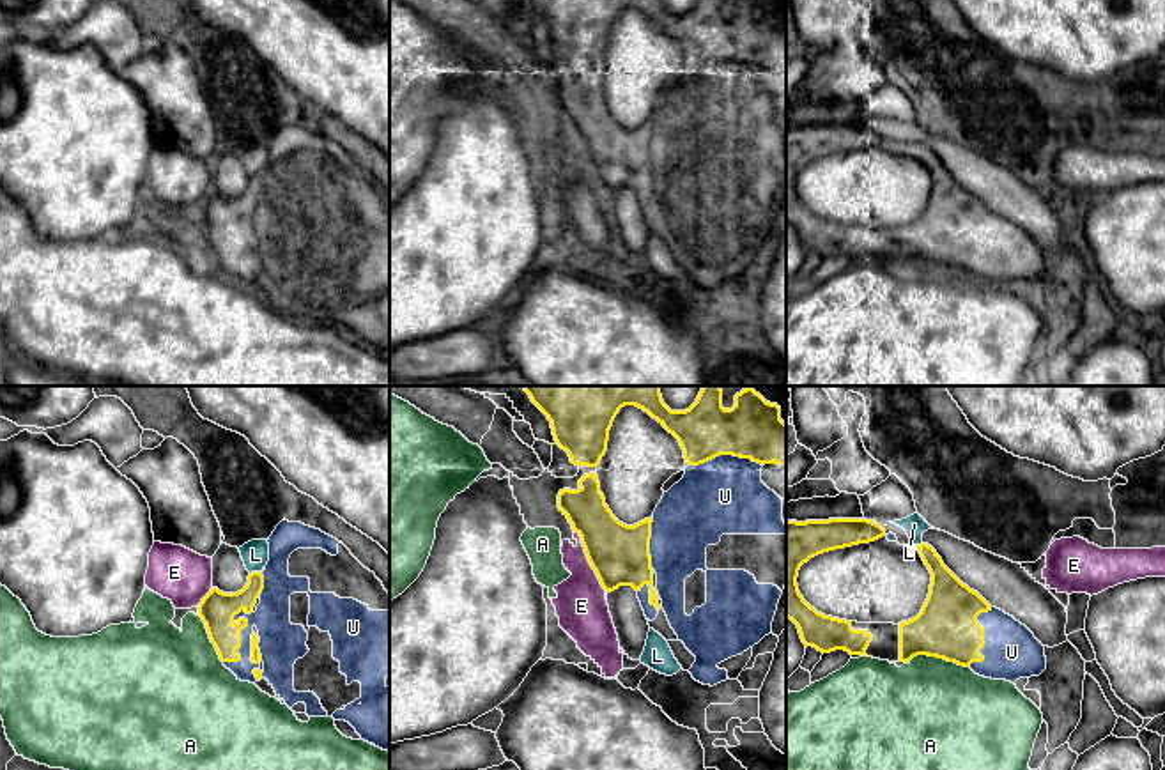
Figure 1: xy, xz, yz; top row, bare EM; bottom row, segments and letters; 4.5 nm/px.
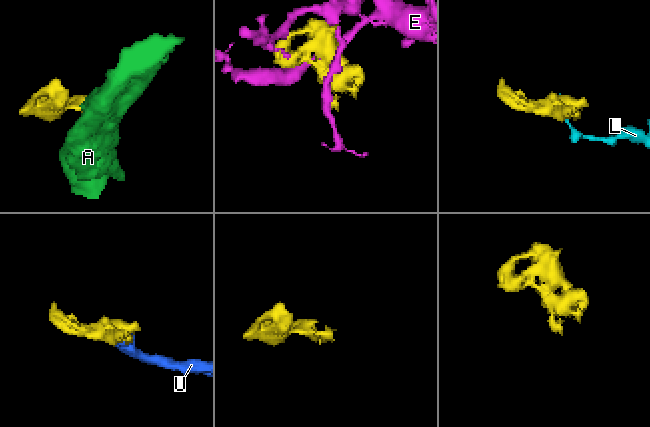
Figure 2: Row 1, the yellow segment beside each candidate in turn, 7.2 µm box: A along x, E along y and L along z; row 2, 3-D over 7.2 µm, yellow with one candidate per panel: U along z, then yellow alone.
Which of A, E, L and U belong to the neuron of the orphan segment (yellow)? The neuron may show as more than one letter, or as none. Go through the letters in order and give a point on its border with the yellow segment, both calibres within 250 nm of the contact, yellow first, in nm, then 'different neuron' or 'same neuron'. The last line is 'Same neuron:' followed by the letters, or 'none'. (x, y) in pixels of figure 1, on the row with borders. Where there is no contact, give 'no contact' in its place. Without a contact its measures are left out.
A: meets yellow in yz at (939, 657); 280 nm thick on the yellow side, 480 nm on the other; different neuron
E: meets yellow in xz at (588, 560); 280 nm thick on the yellow side, 240 nm on the other; different neuron
L: meets yellow in xy at (255, 572); 160 nm thick on the yellow side, 130 nm on the other; different neuron
U: meets yellow in xy at (239, 643); 160 nm thick on the yellow side, 200 nm on the other; same neuron
Same neuron: U

